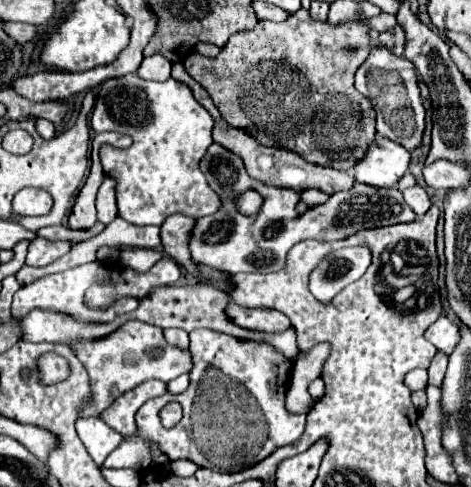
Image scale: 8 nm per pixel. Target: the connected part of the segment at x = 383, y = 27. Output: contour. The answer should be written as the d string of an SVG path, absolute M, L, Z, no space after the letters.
M381 12L375 17L359 19L357 22L368 25L372 29L377 29L377 31L381 33L395 27L397 19L395 15Z

